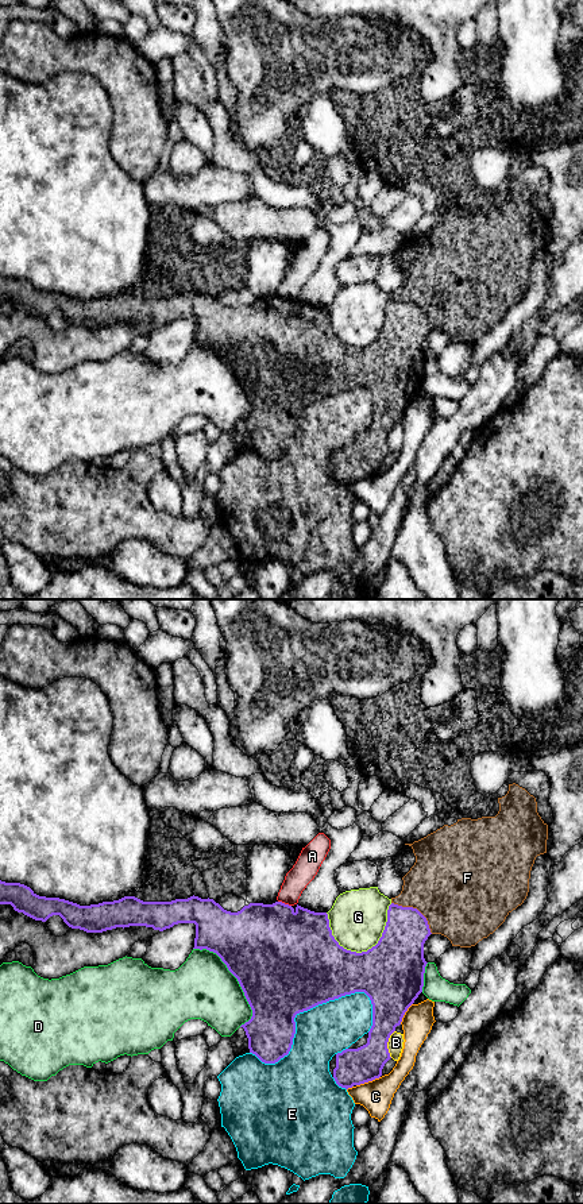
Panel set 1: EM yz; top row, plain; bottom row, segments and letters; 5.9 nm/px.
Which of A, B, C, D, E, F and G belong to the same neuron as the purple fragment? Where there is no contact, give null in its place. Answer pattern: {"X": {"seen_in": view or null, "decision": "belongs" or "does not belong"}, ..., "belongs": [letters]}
{"A": {"seen_in": "yz", "decision": "does not belong"}, "B": {"seen_in": "yz", "decision": "does not belong"}, "C": {"seen_in": "yz", "decision": "does not belong"}, "D": {"seen_in": "yz", "decision": "does not belong"}, "E": {"seen_in": "yz", "decision": "does not belong"}, "F": {"seen_in": "yz", "decision": "does not belong"}, "G": {"seen_in": "yz", "decision": "does not belong"}, "belongs": []}

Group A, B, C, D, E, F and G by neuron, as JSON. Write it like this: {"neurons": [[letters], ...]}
{"neurons": [["A"], ["B"], ["C"], ["D"], ["E"], ["F"], ["G"]]}

